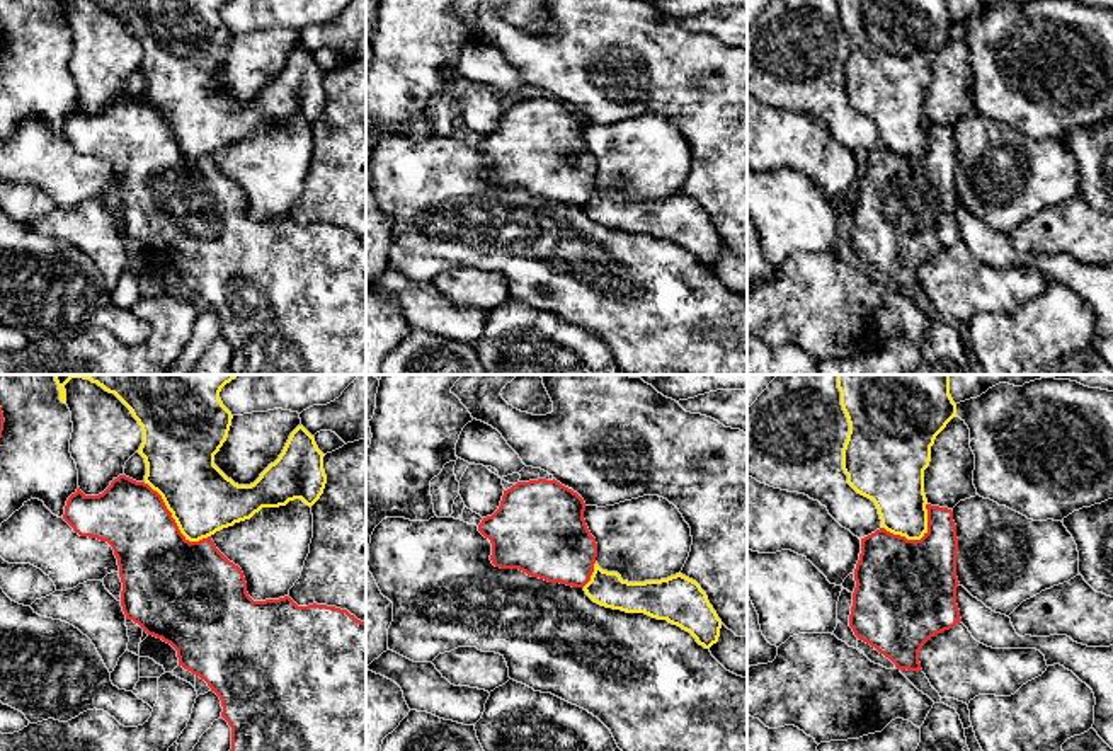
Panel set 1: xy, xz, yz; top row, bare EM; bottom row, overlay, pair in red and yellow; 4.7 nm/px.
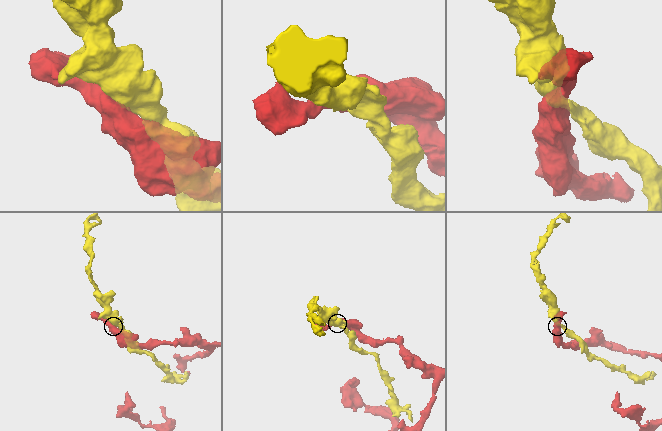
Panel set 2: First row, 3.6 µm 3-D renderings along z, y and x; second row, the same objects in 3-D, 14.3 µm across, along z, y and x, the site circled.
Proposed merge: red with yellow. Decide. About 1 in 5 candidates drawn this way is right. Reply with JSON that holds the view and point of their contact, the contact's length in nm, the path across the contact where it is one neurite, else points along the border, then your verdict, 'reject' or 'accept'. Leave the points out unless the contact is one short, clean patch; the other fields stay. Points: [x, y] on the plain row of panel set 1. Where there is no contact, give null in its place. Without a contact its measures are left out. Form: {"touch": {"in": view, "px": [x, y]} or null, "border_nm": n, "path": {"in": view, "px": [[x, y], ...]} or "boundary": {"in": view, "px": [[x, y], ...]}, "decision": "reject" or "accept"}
{"touch": {"in": "xy", "px": [174, 138]}, "border_nm": 420, "decision": "reject"}

